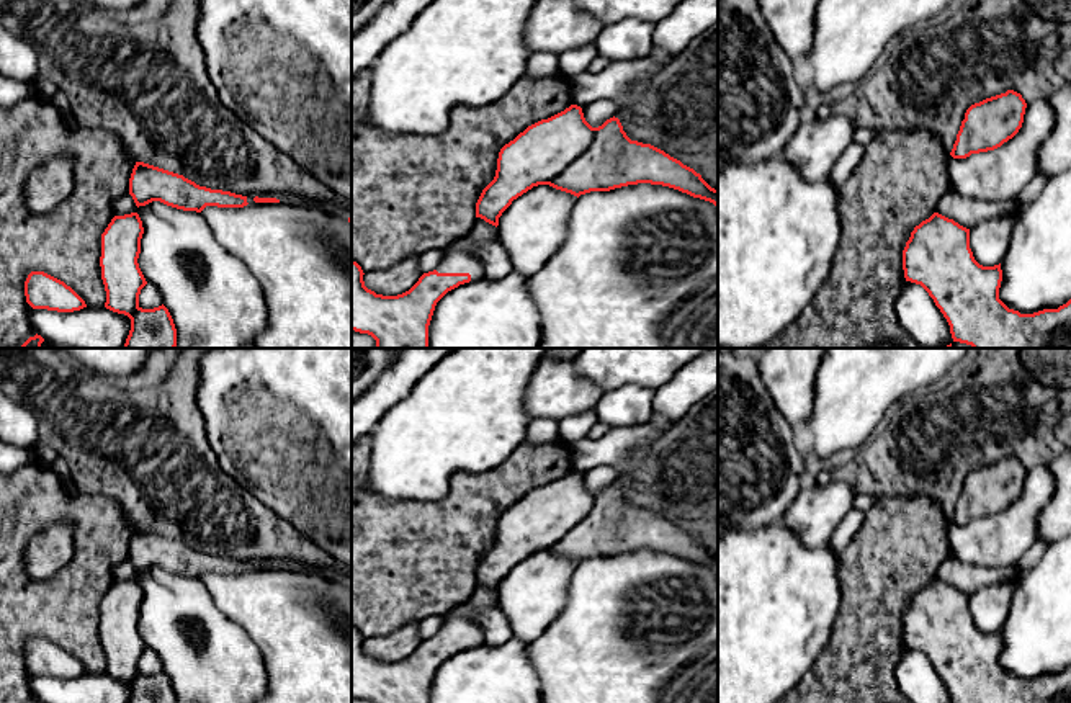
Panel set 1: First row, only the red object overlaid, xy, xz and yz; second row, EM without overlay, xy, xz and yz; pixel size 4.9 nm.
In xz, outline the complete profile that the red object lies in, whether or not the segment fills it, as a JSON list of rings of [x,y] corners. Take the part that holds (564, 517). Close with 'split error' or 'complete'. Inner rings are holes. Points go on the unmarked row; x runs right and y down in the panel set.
[[[571,471],[528,492],[500,515],[495,543],[476,569],[476,589],[471,598],[445,615],[435,636],[423,639],[409,657],[397,662],[376,660],[365,652],[363,636],[352,626],[352,696],[371,703],[428,703],[437,669],[459,651],[486,644],[477,615],[497,605],[502,579],[533,553],[549,551],[579,564],[590,557],[610,557],[638,549],[669,553],[718,574],[718,556],[711,554],[700,540],[651,510],[631,507],[615,482],[592,494],[582,474]]]; split error

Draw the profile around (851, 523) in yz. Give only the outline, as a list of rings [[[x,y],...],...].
[[[857,508],[849,510],[849,513],[842,518],[842,522],[837,525],[834,533],[829,538],[829,546],[839,553],[860,530],[865,518],[865,512],[860,512]]]

